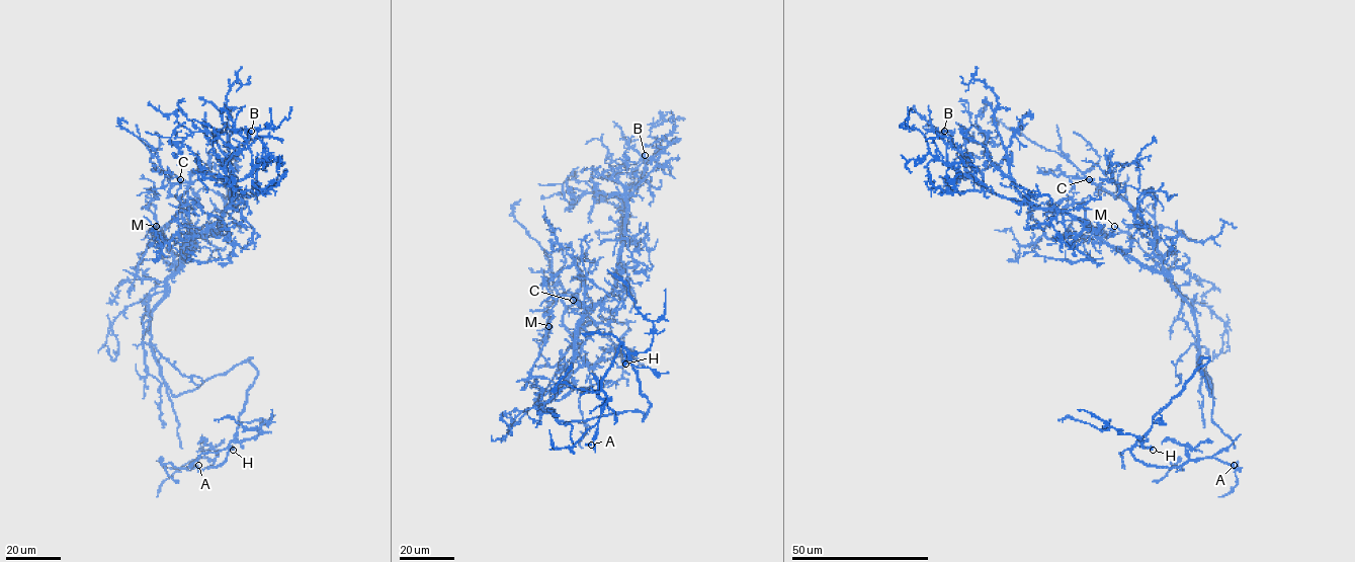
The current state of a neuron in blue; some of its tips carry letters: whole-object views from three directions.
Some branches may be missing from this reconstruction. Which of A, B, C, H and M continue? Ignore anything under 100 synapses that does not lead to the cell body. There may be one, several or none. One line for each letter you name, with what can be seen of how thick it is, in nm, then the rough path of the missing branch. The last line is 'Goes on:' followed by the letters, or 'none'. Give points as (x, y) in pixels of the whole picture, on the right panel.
A: calibre 240 nm; course (1234, 465), (1216, 427), (1214, 396), (1211, 393), (1211, 378), (1218, 373), (1215, 371)
Goes on: A

